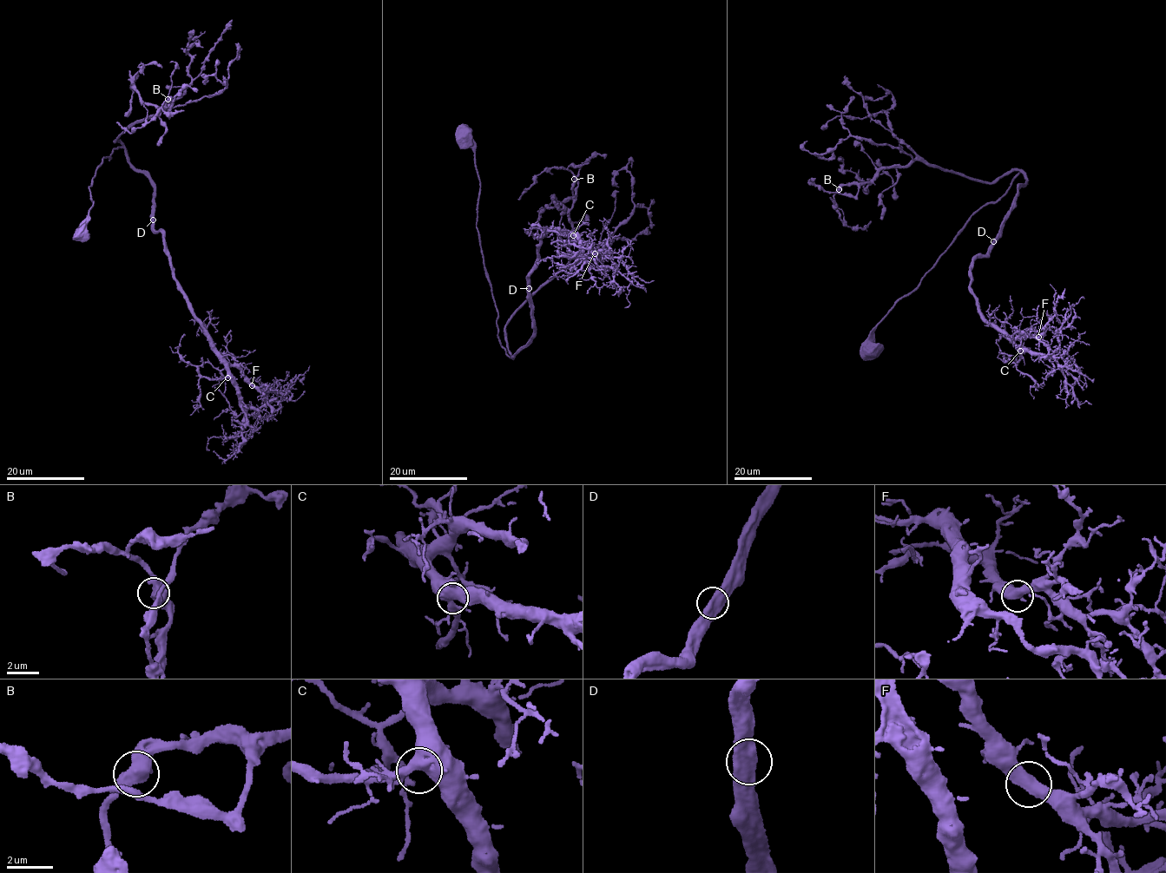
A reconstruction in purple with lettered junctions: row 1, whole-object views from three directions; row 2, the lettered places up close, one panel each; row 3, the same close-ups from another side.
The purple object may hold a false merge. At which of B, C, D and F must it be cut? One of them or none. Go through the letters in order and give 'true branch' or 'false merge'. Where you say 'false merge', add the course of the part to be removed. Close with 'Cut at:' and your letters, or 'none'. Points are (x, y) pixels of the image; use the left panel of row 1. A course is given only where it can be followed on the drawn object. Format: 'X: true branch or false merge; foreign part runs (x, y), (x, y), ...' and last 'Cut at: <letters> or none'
B: true branch
C: true branch
D: true branch
F: true branch
Cut at: none

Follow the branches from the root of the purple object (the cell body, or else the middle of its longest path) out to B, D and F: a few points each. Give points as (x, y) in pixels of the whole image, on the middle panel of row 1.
B: (461, 138), (474, 153), (477, 231), (499, 340), (510, 356), (506, 323), (569, 259), (574, 179)
D: (461, 138), (474, 153), (477, 231), (498, 311), (499, 340), (510, 357), (534, 331), (530, 288)
F: (461, 138), (474, 153), (477, 231), (508, 356), (534, 331), (526, 278), (540, 235), (561, 230), (595, 253)

